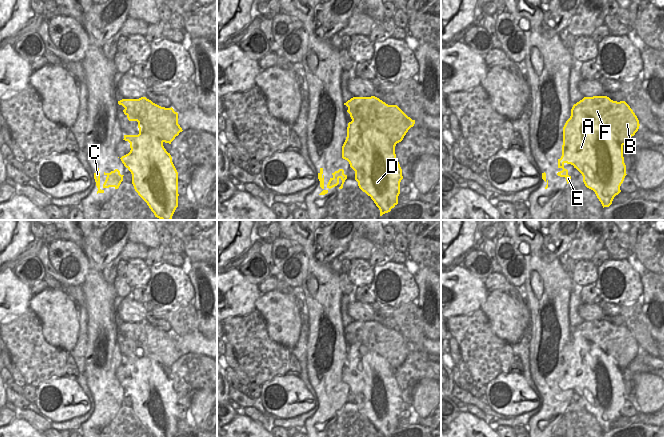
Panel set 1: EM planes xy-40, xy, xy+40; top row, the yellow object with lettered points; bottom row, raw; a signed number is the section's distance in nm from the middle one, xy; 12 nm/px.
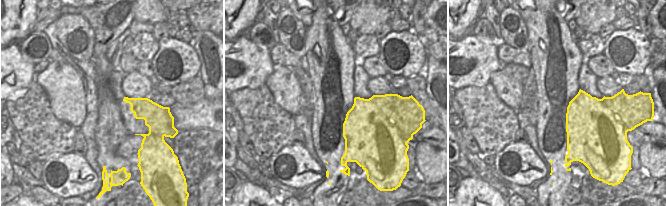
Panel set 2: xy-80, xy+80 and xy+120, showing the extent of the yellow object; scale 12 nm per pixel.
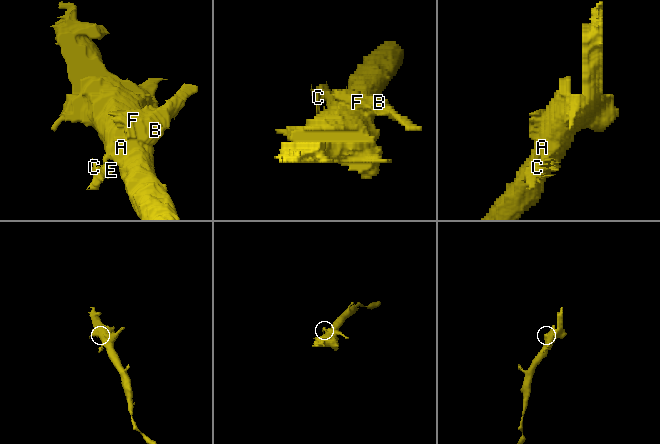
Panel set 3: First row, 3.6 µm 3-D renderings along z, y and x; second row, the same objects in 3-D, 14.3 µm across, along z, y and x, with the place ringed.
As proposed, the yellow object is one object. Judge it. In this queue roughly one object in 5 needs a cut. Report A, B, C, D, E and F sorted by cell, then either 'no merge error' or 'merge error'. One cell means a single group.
groups A C D E / B F; merge error

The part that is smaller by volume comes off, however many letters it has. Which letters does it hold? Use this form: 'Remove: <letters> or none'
Remove: B, F.

